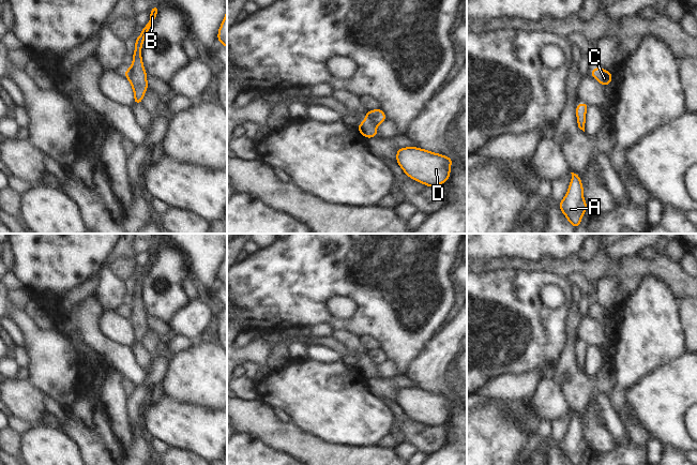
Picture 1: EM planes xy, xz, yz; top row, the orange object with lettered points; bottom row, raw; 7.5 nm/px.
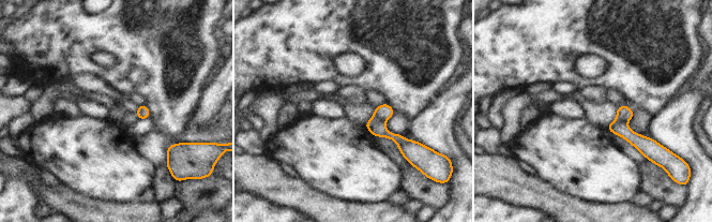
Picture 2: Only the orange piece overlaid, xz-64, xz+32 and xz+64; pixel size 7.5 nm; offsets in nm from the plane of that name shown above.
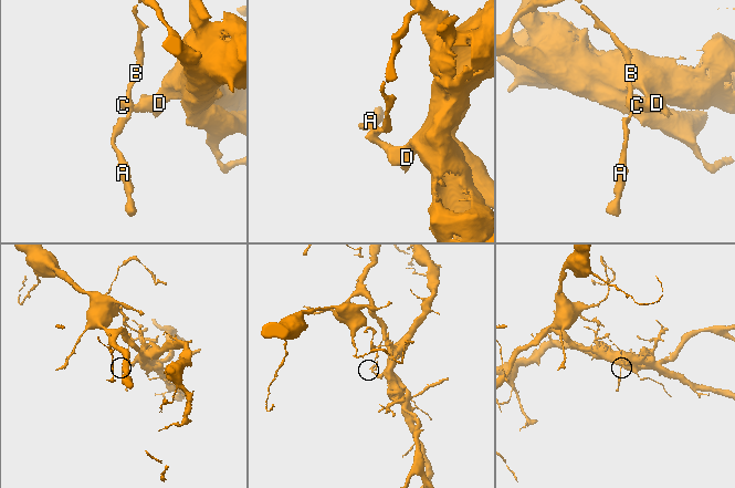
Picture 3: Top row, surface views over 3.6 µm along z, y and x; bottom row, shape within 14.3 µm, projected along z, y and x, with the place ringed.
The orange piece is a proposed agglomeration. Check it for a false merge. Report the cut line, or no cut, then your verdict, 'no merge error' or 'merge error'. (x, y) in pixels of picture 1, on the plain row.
cut xz (365, 358), (368, 358), (376, 365); merge error

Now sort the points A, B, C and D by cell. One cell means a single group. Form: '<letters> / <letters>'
A B / C D

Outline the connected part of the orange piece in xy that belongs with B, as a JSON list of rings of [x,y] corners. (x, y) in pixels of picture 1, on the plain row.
[[[158,245],[152,246],[150,251],[150,259],[146,266],[143,266],[140,275],[135,280],[135,290],[133,294],[133,302],[128,309],[130,316],[128,321],[134,331],[133,344],[141,344],[145,333],[148,330],[147,312],[143,308],[143,301],[141,298],[141,288],[143,281],[149,270],[151,269],[156,255],[158,253]]]

